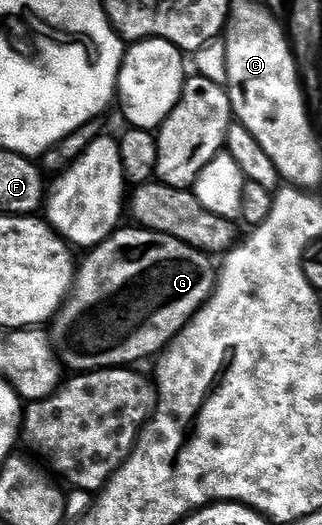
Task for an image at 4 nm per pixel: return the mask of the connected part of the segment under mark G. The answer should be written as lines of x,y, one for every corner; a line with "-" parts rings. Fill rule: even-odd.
120,228
94,247
77,270
77,281
63,307
54,319
54,341
58,353
75,372
104,368
127,368
142,358
154,359
163,353
186,328
192,316
211,299
215,291
217,266
212,255
194,250
189,244
168,234
134,228

